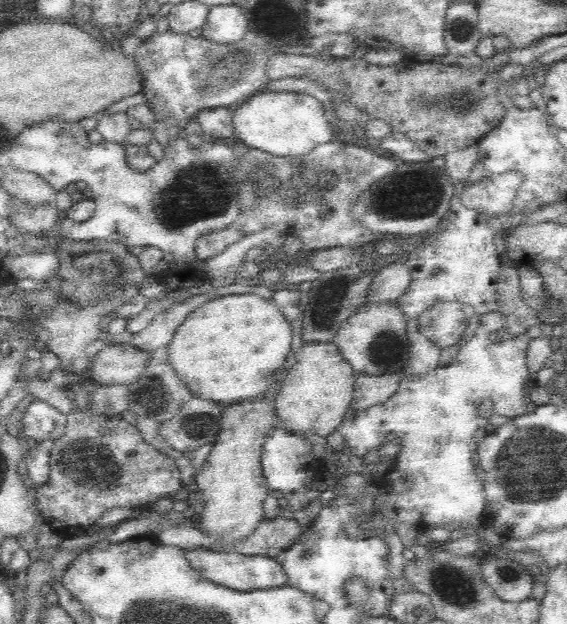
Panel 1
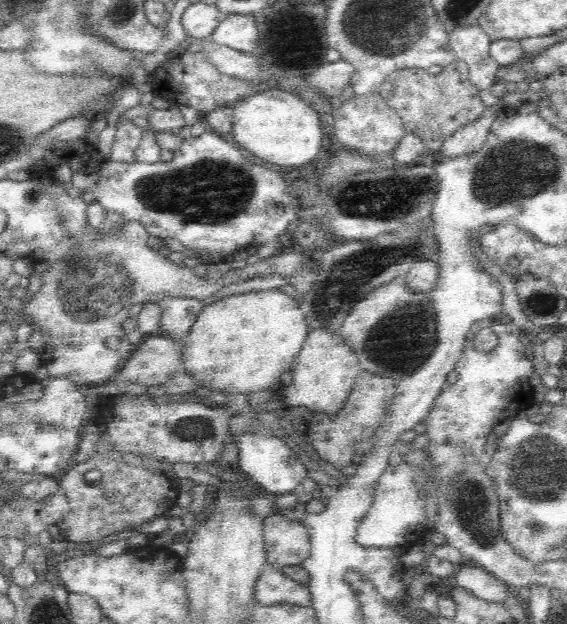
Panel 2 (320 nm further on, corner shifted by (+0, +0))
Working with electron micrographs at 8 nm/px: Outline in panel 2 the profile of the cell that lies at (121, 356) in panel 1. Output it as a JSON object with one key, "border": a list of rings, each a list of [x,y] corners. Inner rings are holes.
{"border":[[[162,334],[146,335],[120,366],[117,376],[127,384],[160,386],[180,372],[181,346]]]}

